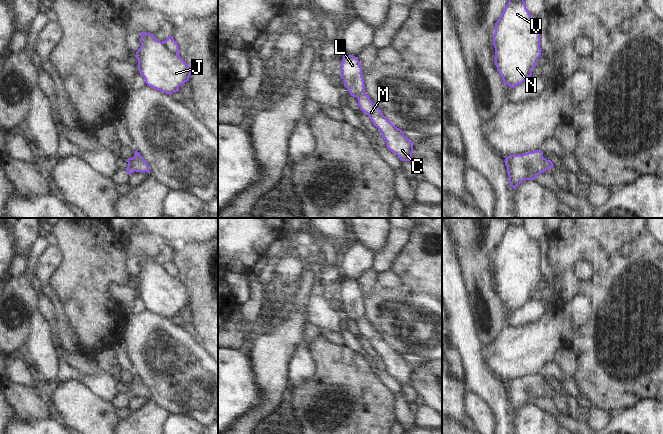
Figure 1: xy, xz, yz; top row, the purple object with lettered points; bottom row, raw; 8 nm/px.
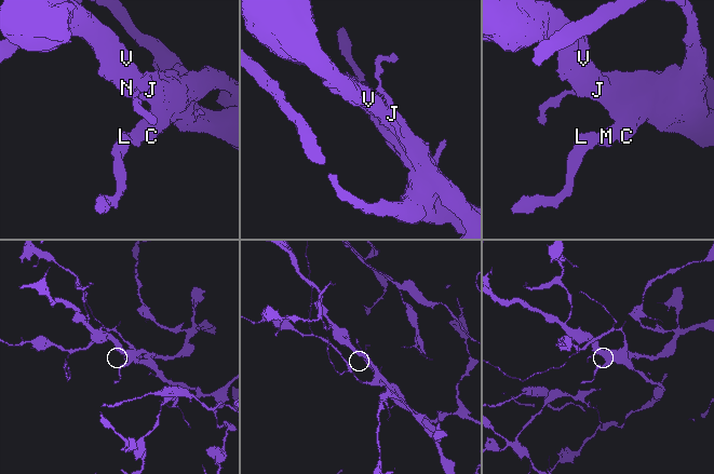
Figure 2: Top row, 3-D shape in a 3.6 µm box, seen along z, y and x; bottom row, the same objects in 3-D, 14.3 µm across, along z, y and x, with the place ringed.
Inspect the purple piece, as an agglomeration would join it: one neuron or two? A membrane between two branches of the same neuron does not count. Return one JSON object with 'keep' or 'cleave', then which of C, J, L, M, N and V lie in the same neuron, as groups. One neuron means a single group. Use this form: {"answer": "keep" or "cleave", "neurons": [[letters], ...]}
{"answer": "keep", "neurons": [["C", "J", "L", "M", "N", "V"]]}

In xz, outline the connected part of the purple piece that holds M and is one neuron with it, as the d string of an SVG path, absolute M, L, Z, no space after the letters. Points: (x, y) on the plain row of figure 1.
M343 279L341 287L344 310L350 319L358 323L360 334L365 336L386 364L386 371L395 377L401 385L411 385L414 367L404 360L404 356L393 349L382 335L371 325L365 317L362 291L358 281Z

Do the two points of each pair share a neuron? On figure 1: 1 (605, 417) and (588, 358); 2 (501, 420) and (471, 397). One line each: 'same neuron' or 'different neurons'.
1: different neurons
2: different neurons

